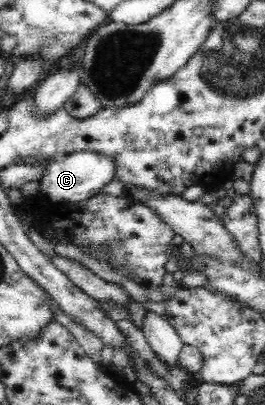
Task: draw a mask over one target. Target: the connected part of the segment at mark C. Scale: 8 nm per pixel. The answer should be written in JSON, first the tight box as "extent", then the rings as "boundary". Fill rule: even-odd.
{"extent":[18,151,115,203],"boundary":[[[82,151],[70,153],[62,159],[49,161],[39,161],[25,157],[18,164],[38,167],[43,162],[42,176],[40,177],[41,188],[39,194],[46,201],[56,201],[56,203],[77,203],[93,197],[103,191],[104,187],[115,179],[115,160],[109,156],[94,151]]]}

